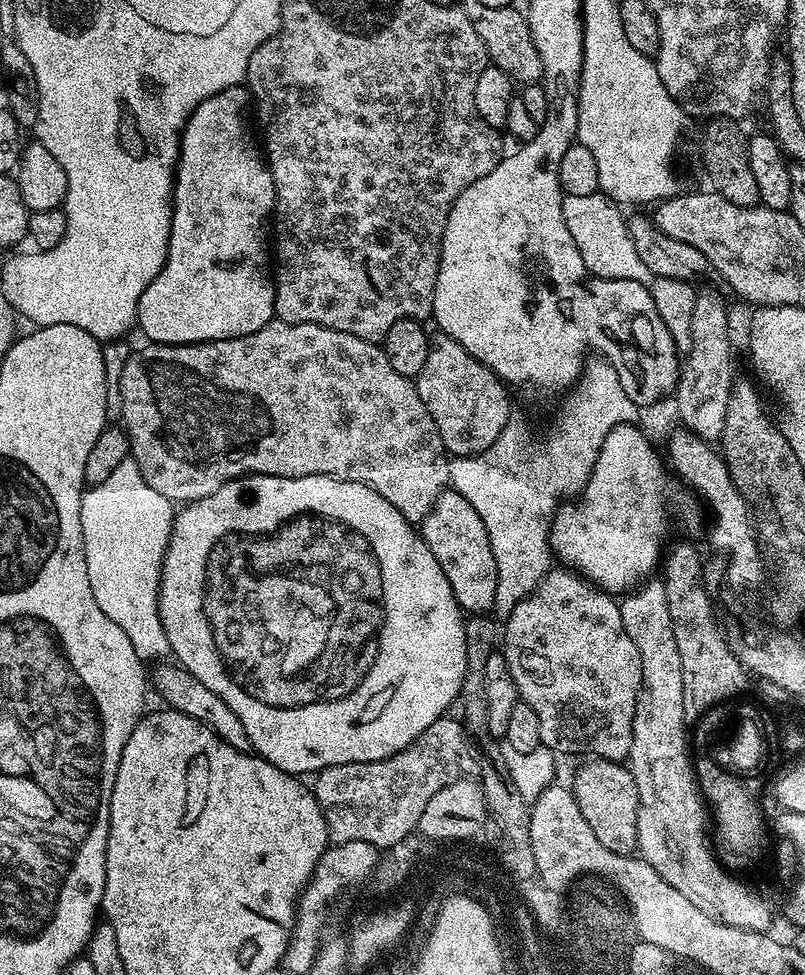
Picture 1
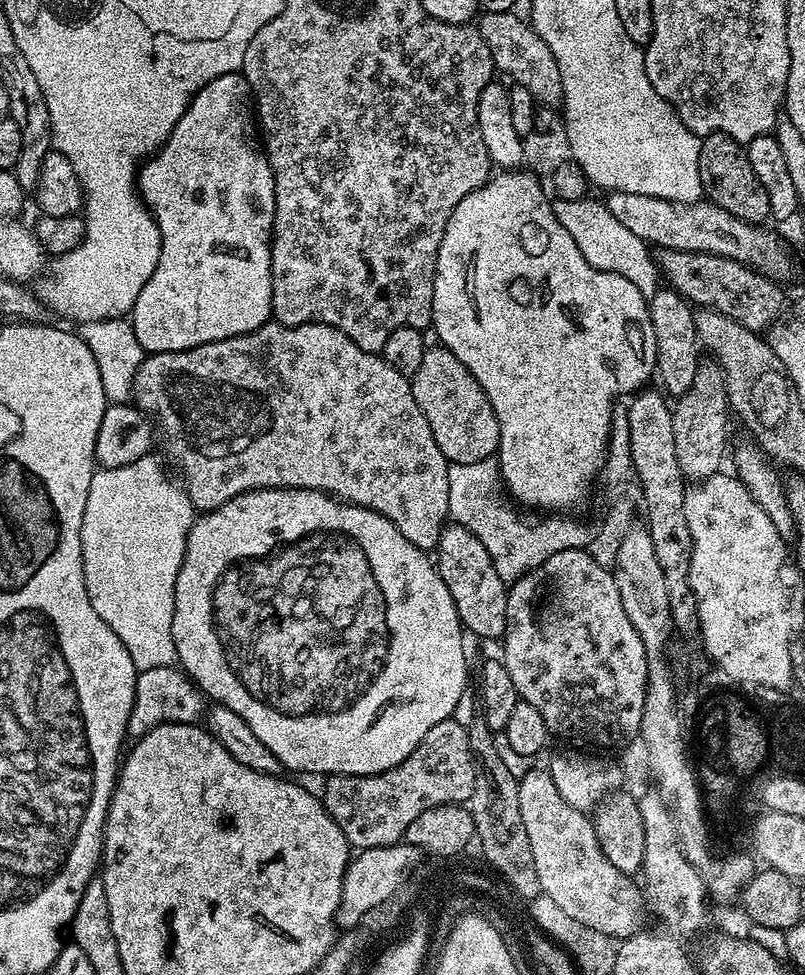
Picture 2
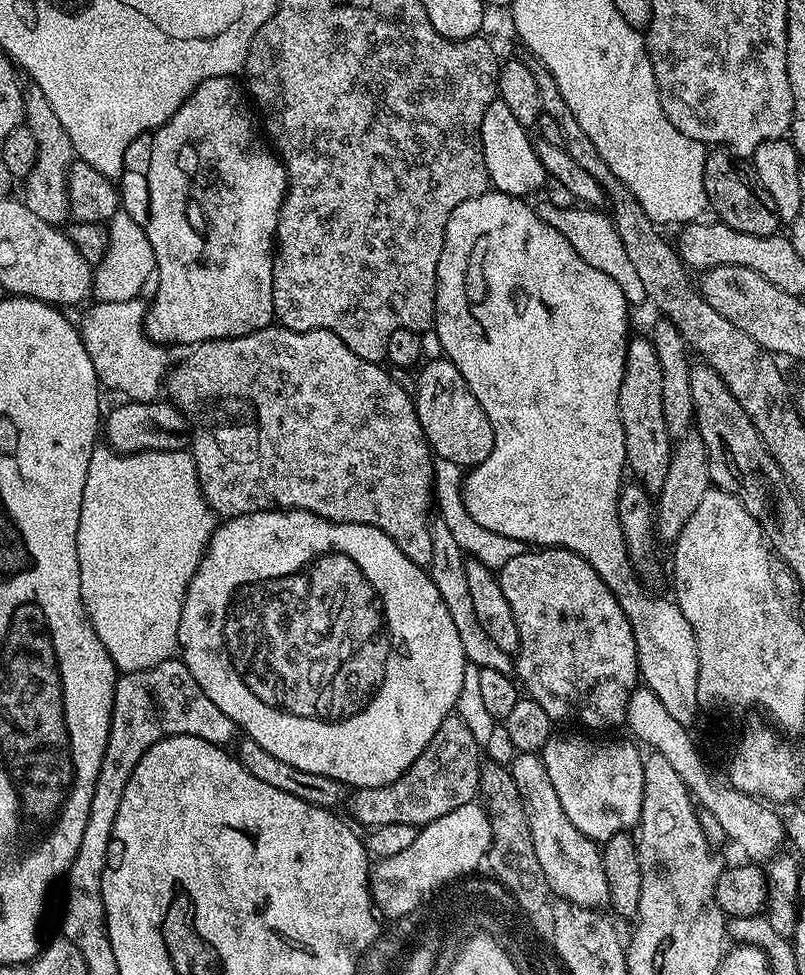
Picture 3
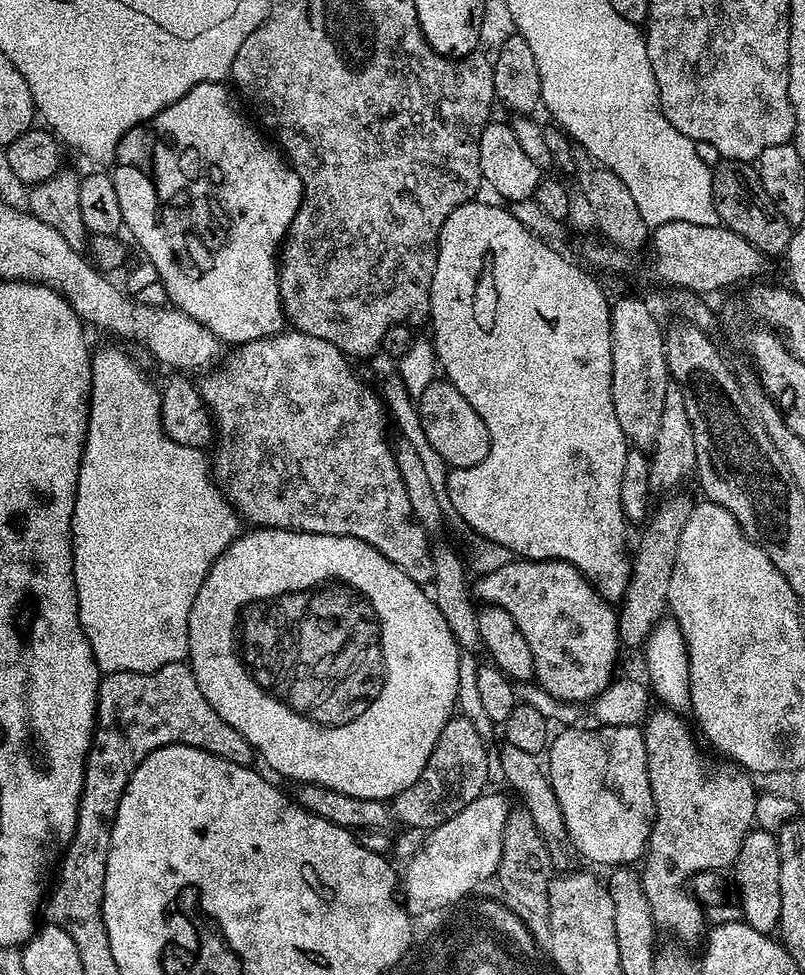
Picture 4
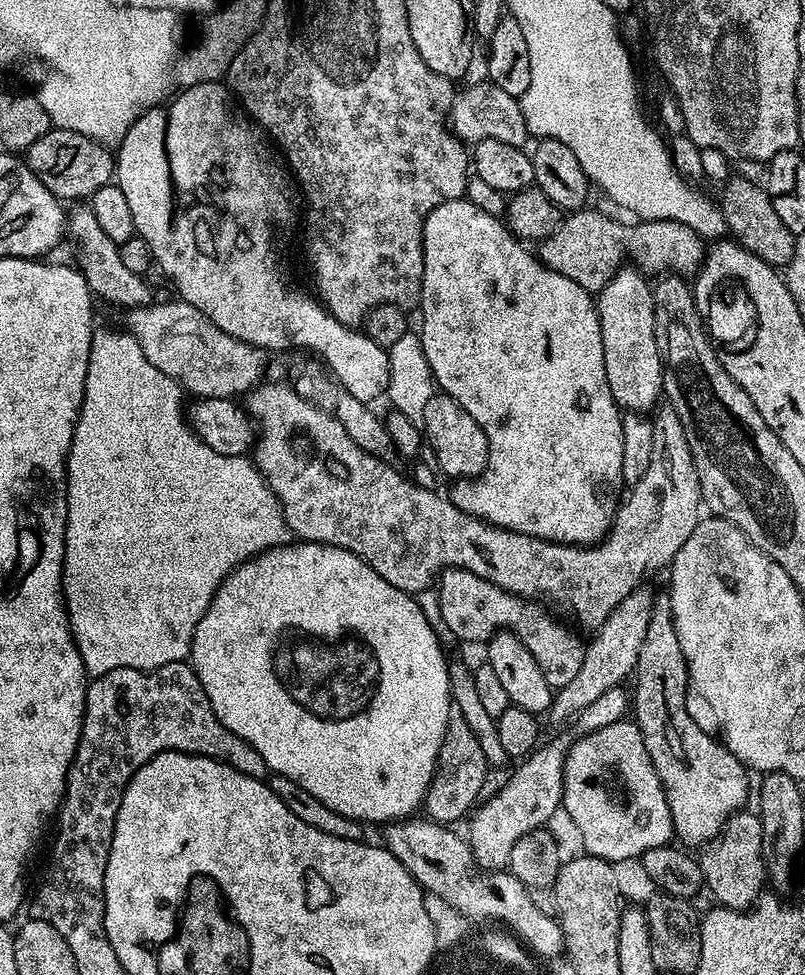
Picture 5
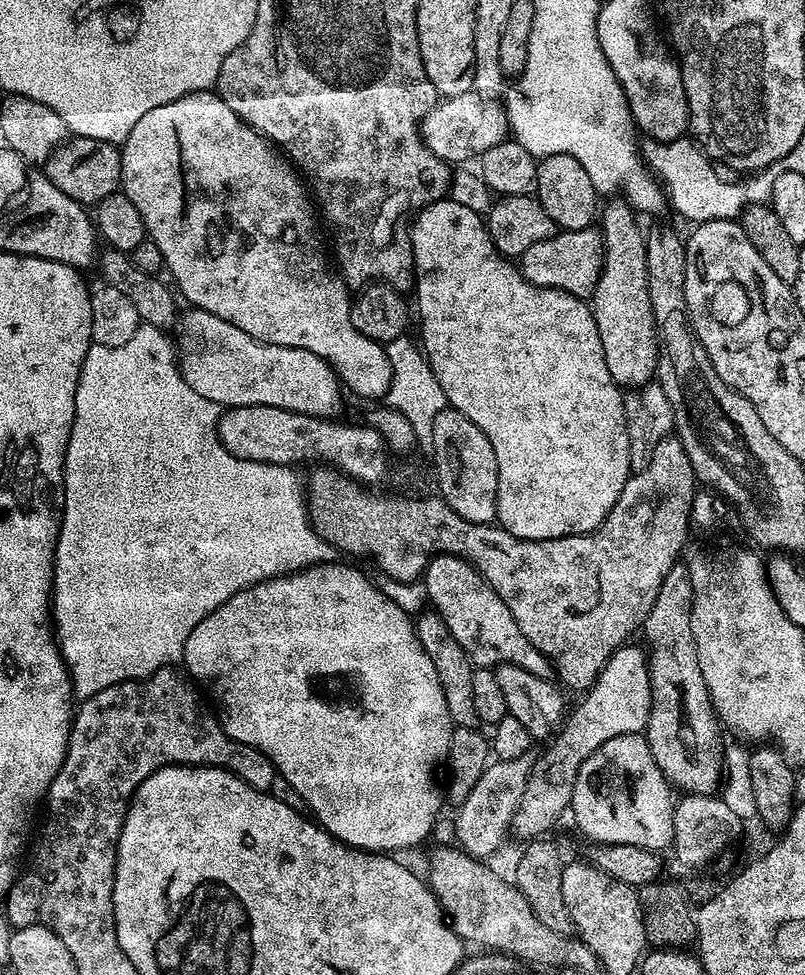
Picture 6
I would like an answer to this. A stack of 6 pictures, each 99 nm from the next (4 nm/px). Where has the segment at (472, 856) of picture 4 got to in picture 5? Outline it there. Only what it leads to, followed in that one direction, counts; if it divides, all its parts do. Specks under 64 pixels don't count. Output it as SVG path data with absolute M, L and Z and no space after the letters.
M564 736L554 737L552 744L541 743L535 752L517 763L520 765L516 773L508 781L504 780L494 794L488 796L489 800L485 799L471 813L466 839L481 869L489 872L507 869L510 850L514 850L518 838L530 834L535 828L545 827L549 823L547 820L561 811L564 803L564 763L569 747L570 740Z

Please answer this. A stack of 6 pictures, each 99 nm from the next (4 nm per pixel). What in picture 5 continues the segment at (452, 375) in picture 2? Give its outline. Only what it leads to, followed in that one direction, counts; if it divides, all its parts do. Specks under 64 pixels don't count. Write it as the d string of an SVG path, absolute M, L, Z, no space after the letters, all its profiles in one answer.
M443 394L432 396L422 413L422 420L423 439L428 448L432 447L437 469L440 467L446 475L452 476L453 481L470 480L483 474L488 466L488 439L482 426L478 426L478 422L474 422L454 398Z

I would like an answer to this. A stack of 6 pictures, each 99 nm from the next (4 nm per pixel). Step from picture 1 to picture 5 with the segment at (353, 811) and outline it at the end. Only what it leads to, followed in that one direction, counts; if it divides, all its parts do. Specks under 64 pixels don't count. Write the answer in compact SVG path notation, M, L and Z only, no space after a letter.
M459 714L449 716L444 741L440 747L440 758L436 761L436 772L422 805L423 811L428 811L425 812L427 819L445 826L455 825L455 820L463 821L477 807L481 799L480 792L485 791L484 780L489 775L490 766L486 762L486 754L482 754L482 746L478 746L478 738L474 738L470 726L466 726Z

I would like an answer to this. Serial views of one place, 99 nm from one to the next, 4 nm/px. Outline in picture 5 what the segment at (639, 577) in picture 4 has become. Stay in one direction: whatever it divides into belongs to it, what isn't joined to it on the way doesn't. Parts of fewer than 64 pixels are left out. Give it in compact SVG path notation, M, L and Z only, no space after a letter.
M639 588L622 600L606 620L595 631L594 640L587 643L583 656L582 667L578 675L565 687L557 689L549 708L551 713L572 712L579 715L586 706L600 698L607 690L619 687L624 680L635 673L638 653L646 636L652 613L653 592Z

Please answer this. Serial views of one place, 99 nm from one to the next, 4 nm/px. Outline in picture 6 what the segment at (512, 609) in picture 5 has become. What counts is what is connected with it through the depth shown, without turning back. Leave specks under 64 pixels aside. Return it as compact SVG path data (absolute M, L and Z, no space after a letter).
M449 552L432 557L424 571L422 583L428 595L428 604L442 618L442 622L450 626L450 634L458 638L458 646L466 650L473 662L479 661L484 666L513 664L530 674L538 674L538 678L553 679L548 656L538 650L534 642L522 634L522 630L518 630L518 622L514 622L514 614L506 610L506 602L494 594L492 587L463 558L452 556Z

